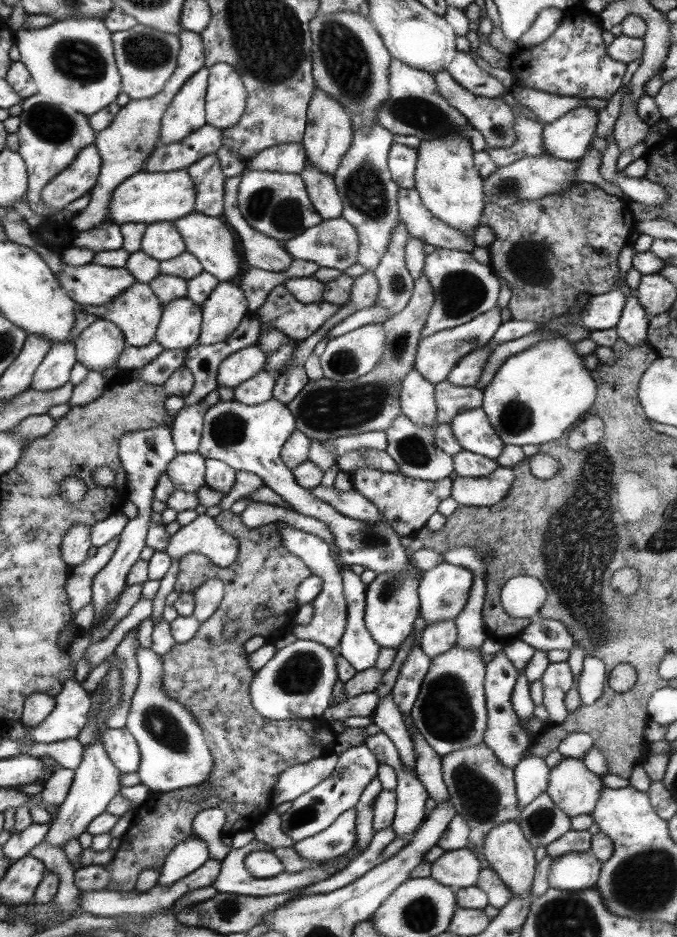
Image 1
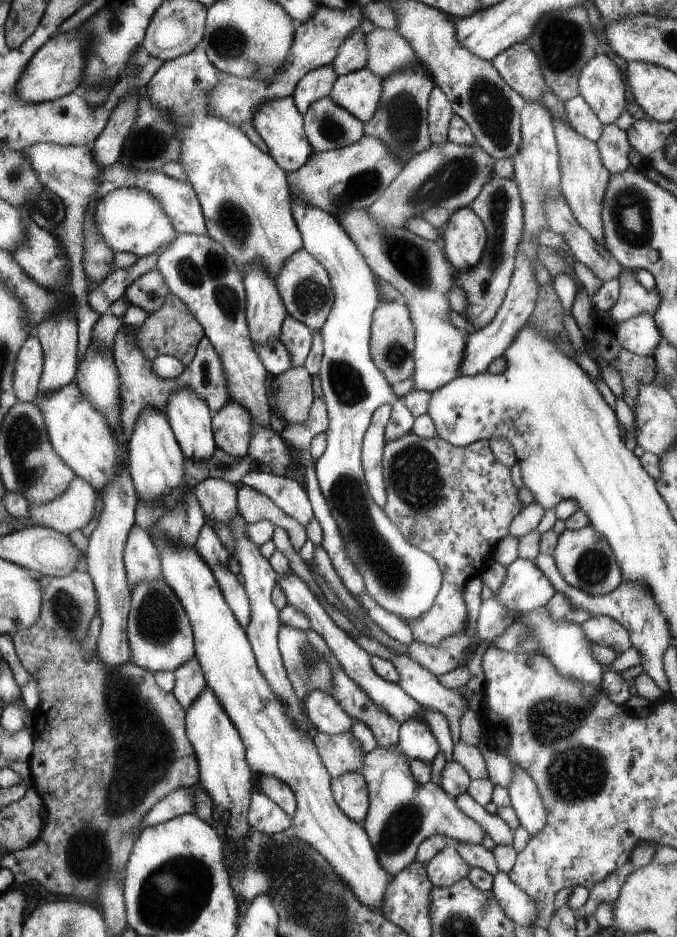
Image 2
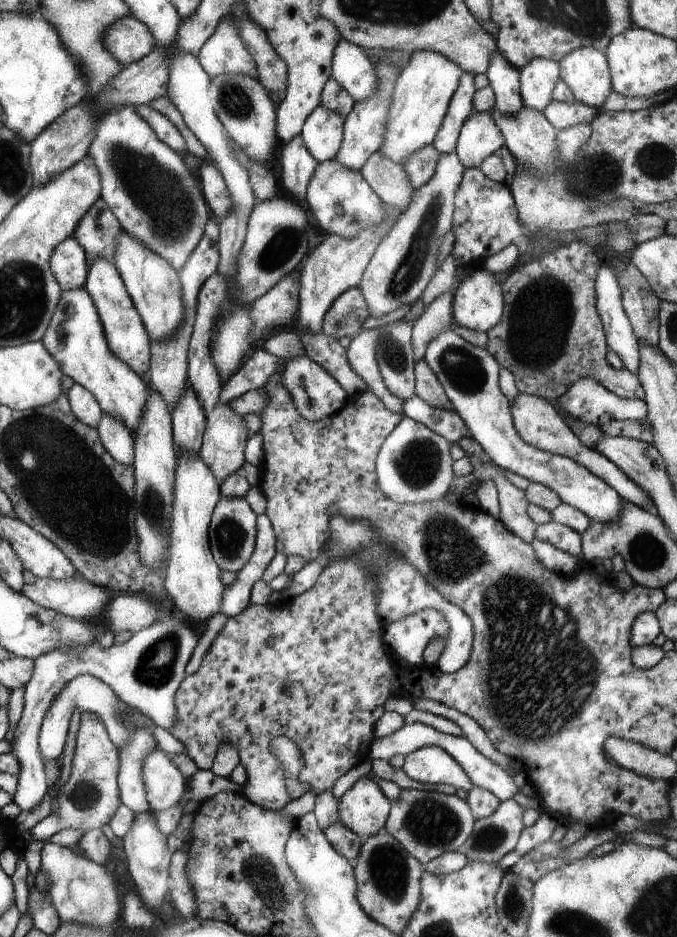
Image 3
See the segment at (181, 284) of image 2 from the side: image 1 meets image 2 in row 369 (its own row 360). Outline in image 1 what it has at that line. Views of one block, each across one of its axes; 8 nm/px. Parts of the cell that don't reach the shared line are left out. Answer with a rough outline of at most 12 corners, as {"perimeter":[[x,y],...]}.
{"perimeter":[[247,346],[221,362],[217,384],[235,390],[261,370],[265,354]]}

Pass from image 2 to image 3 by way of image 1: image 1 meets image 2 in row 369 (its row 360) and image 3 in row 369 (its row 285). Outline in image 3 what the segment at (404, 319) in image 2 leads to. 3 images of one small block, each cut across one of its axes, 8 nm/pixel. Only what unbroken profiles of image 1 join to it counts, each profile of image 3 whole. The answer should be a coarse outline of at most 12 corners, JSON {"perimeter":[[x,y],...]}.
{"perimeter":[[425,360],[415,364],[415,394],[437,410],[453,412]]}

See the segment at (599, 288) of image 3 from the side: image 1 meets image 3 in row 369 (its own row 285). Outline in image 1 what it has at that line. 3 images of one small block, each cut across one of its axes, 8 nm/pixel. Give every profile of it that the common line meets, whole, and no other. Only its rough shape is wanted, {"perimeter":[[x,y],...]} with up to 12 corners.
{"perimeter":[[641,272],[625,276],[629,294],[615,326],[627,346],[641,346],[649,326],[635,294]]}

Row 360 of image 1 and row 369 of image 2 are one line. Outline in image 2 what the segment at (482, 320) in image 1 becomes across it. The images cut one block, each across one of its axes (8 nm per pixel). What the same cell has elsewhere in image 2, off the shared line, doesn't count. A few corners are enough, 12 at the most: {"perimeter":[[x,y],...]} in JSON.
{"perimeter":[[341,212],[415,330],[413,390],[457,378],[469,334],[449,322],[457,274],[441,242]]}

